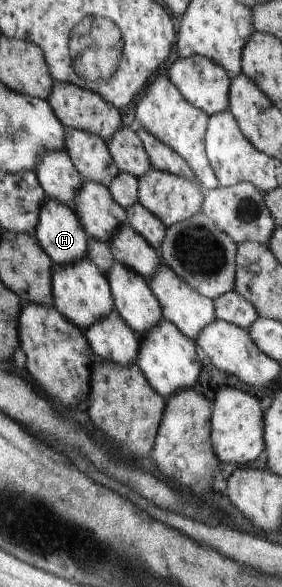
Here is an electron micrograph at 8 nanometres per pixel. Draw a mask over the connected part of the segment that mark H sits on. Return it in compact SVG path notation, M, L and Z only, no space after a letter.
M45 195L34 237L53 260L54 267L86 258L88 235L71 205L59 203L48 195Z

